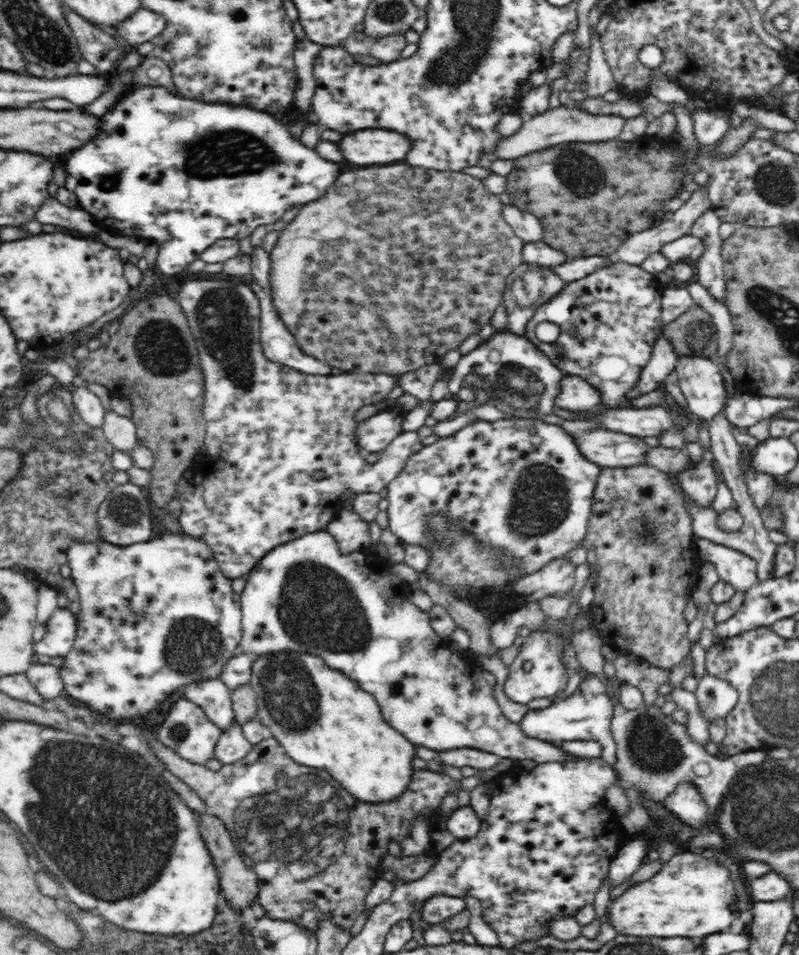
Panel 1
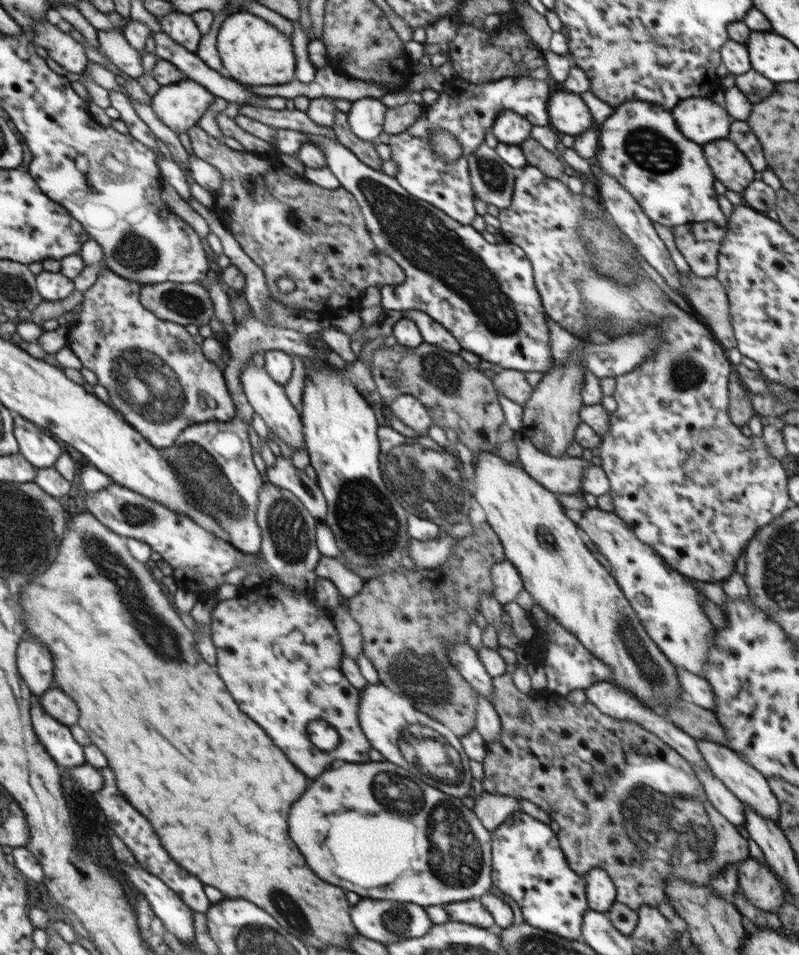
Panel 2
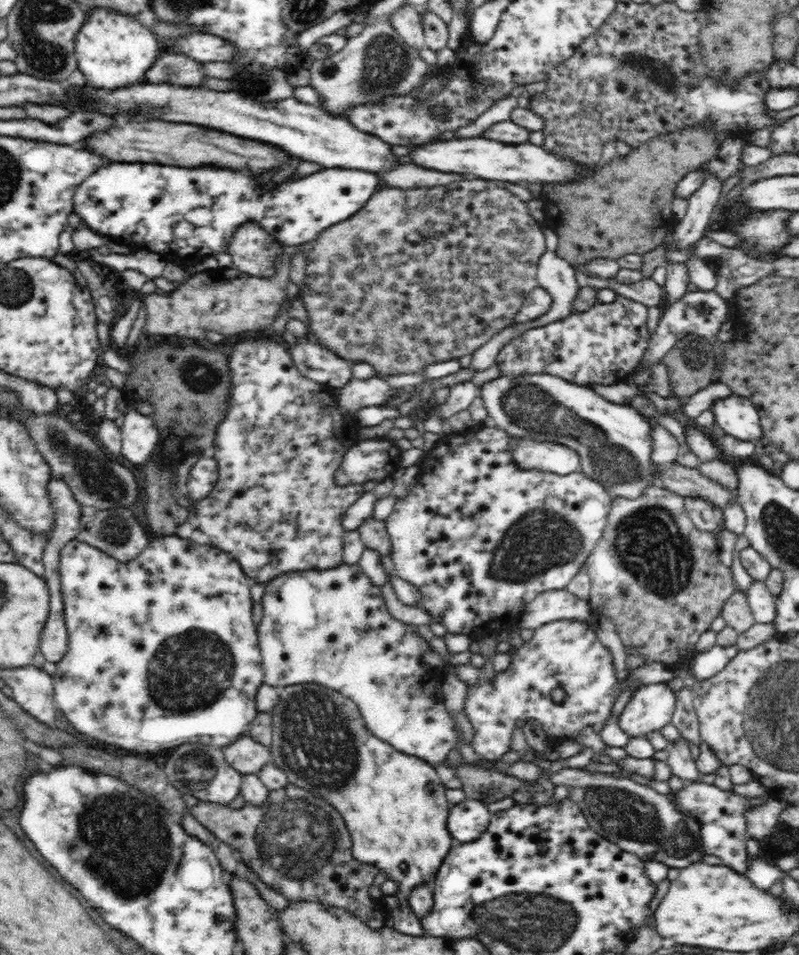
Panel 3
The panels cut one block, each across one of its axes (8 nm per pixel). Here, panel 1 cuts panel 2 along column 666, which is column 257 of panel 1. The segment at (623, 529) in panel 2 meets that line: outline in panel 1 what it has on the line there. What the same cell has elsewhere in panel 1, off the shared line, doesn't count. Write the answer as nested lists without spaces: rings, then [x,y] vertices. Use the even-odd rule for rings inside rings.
[[[318,530],[318,532],[310,532],[302,538],[290,540],[286,544],[282,544],[274,548],[262,558],[261,562],[248,574],[246,580],[246,587],[240,594],[241,614],[242,614],[242,640],[240,641],[240,651],[246,655],[272,657],[280,652],[299,652],[300,654],[312,654],[320,656],[322,660],[334,670],[343,672],[345,676],[354,681],[360,689],[372,694],[374,699],[380,707],[382,716],[392,728],[395,728],[400,734],[403,734],[411,743],[430,748],[436,752],[442,750],[456,750],[456,748],[475,748],[476,750],[483,750],[484,752],[491,752],[499,758],[512,758],[516,760],[534,760],[537,764],[544,764],[544,762],[566,762],[566,760],[574,760],[573,756],[562,751],[557,744],[549,743],[537,738],[532,738],[522,731],[520,724],[512,723],[502,713],[502,709],[496,698],[494,697],[493,688],[486,682],[486,678],[482,676],[481,669],[476,666],[467,664],[464,661],[463,655],[460,651],[454,650],[450,643],[441,638],[432,629],[430,623],[430,616],[427,612],[417,608],[409,600],[410,584],[405,583],[400,578],[396,577],[390,572],[390,569],[382,568],[383,563],[377,563],[376,554],[368,551],[366,548],[343,553],[340,551],[338,541],[327,530]]]

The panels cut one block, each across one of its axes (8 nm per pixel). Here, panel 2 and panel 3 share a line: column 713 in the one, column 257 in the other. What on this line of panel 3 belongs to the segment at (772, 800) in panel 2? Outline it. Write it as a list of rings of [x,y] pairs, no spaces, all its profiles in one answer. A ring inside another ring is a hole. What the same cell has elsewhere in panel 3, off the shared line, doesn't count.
[[[250,733],[239,736],[233,743],[225,746],[225,761],[232,765],[238,773],[259,773],[259,770],[270,761],[269,749],[256,742]]]

